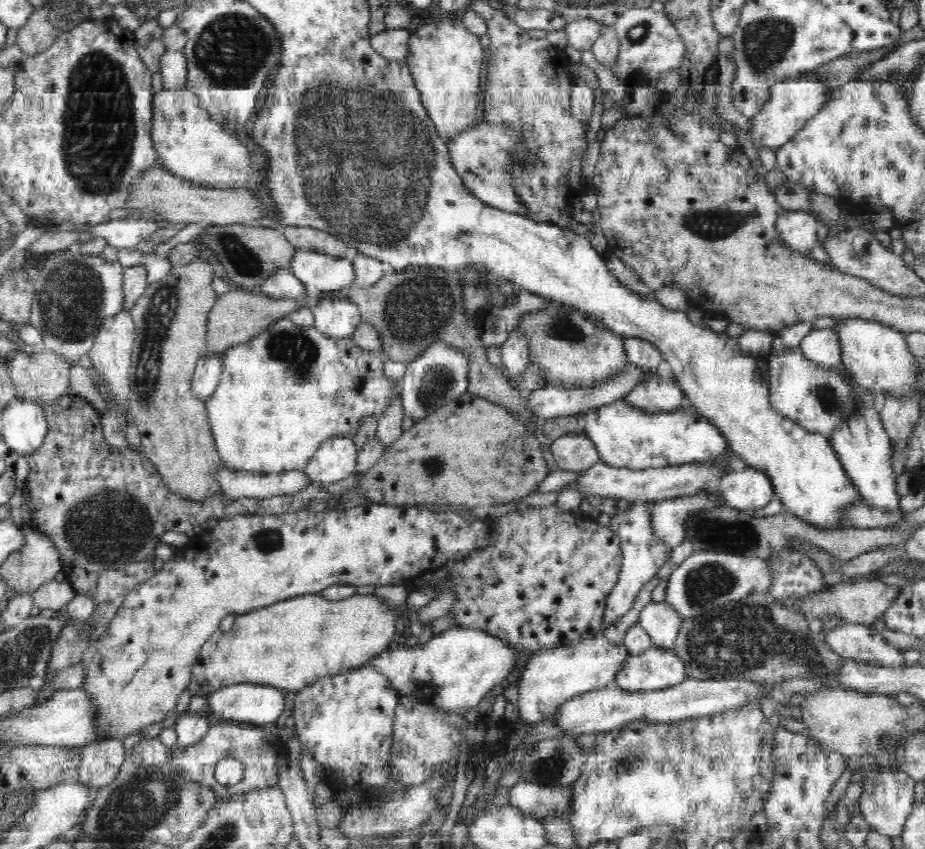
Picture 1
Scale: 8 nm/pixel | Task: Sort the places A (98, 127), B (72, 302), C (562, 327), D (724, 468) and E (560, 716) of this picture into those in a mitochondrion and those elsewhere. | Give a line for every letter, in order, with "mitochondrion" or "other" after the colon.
A: mitochondrion
B: mitochondrion
C: mitochondrion
D: other
E: other

